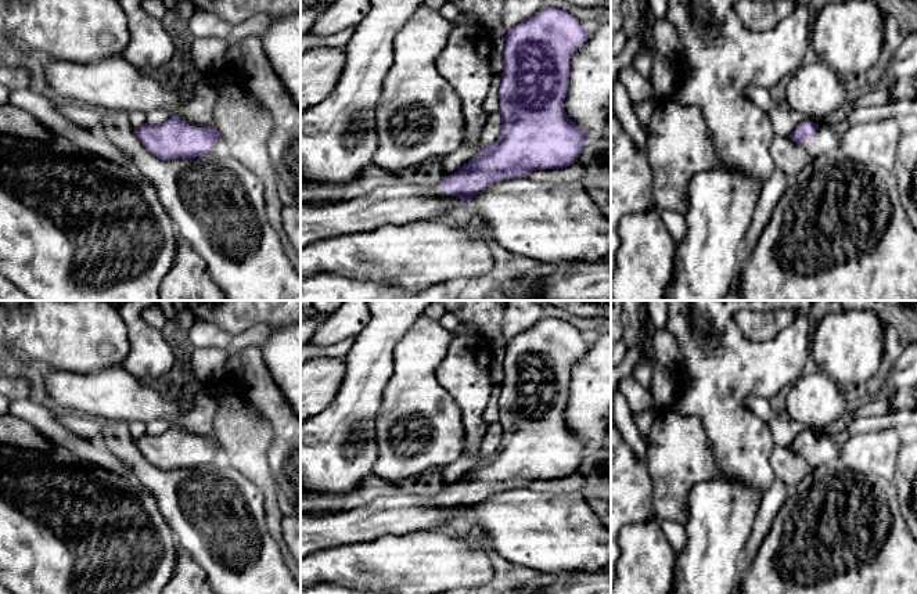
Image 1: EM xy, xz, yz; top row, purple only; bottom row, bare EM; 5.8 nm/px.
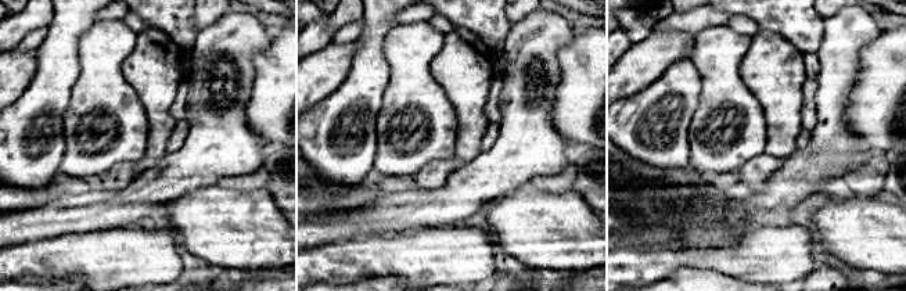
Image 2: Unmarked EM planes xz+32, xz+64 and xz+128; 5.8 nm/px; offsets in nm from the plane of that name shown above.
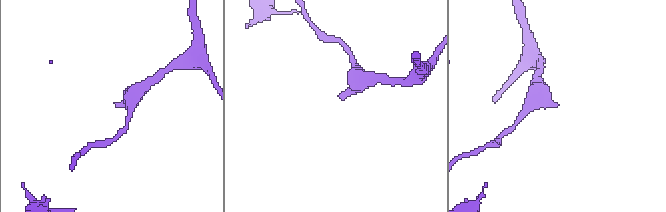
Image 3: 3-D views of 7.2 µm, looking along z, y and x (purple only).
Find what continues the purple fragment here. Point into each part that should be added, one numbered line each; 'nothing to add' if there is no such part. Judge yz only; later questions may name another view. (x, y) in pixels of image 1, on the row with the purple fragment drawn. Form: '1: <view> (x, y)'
1: yz (823, 141)

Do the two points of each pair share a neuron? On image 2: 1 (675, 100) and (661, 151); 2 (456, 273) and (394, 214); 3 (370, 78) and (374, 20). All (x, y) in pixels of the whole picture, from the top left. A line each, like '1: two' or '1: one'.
1: one
2: two
3: one

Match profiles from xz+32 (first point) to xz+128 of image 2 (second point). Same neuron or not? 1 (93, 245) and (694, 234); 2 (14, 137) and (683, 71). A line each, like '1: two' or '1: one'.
1: two
2: one

